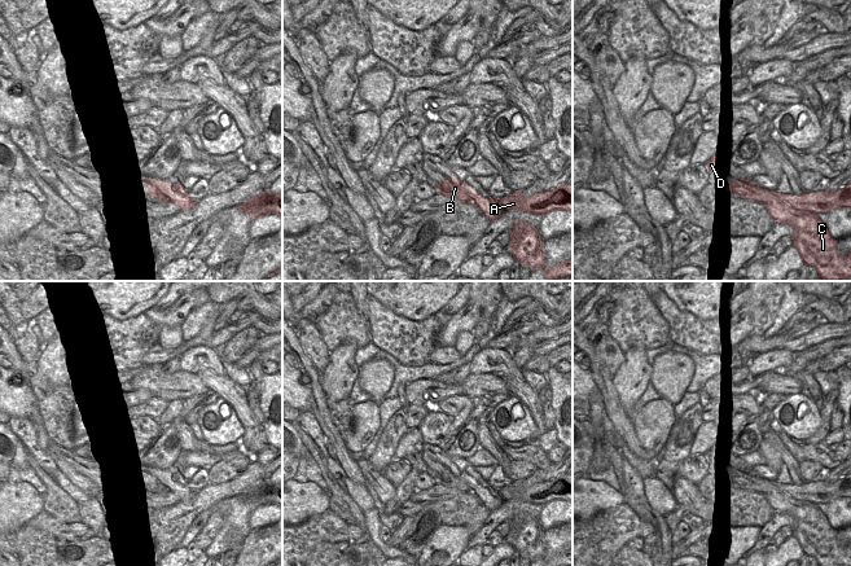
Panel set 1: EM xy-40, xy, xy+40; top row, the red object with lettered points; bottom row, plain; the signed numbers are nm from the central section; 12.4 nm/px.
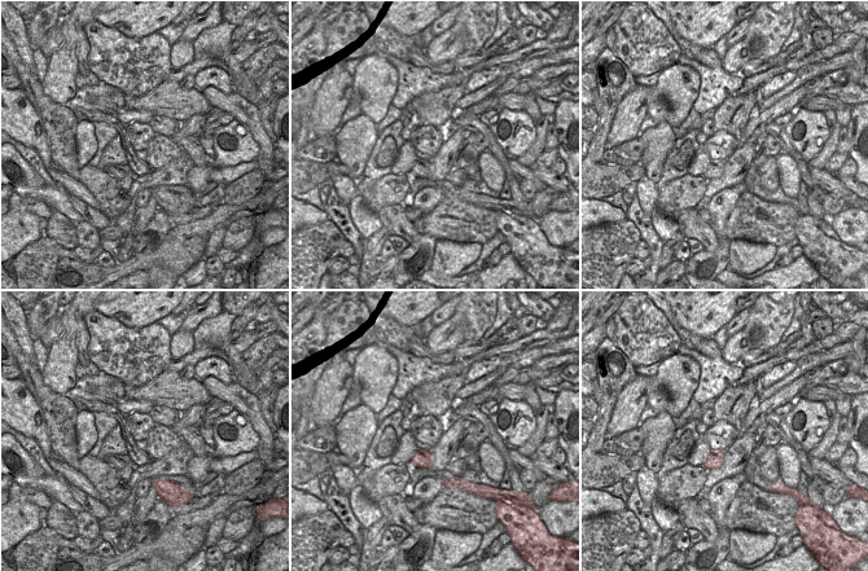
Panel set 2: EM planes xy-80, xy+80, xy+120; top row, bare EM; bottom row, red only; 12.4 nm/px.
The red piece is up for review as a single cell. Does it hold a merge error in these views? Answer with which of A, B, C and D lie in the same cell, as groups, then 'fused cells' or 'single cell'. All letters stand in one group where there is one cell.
A B C / D | fused cells

